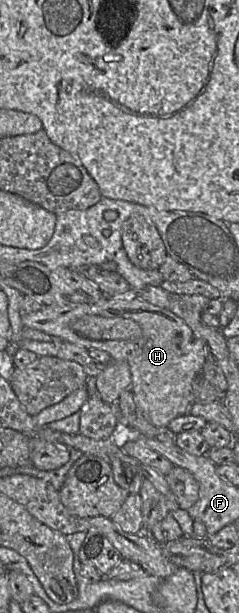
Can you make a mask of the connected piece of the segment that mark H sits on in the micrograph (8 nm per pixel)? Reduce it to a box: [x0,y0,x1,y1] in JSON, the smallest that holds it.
[22,293,206,428]

